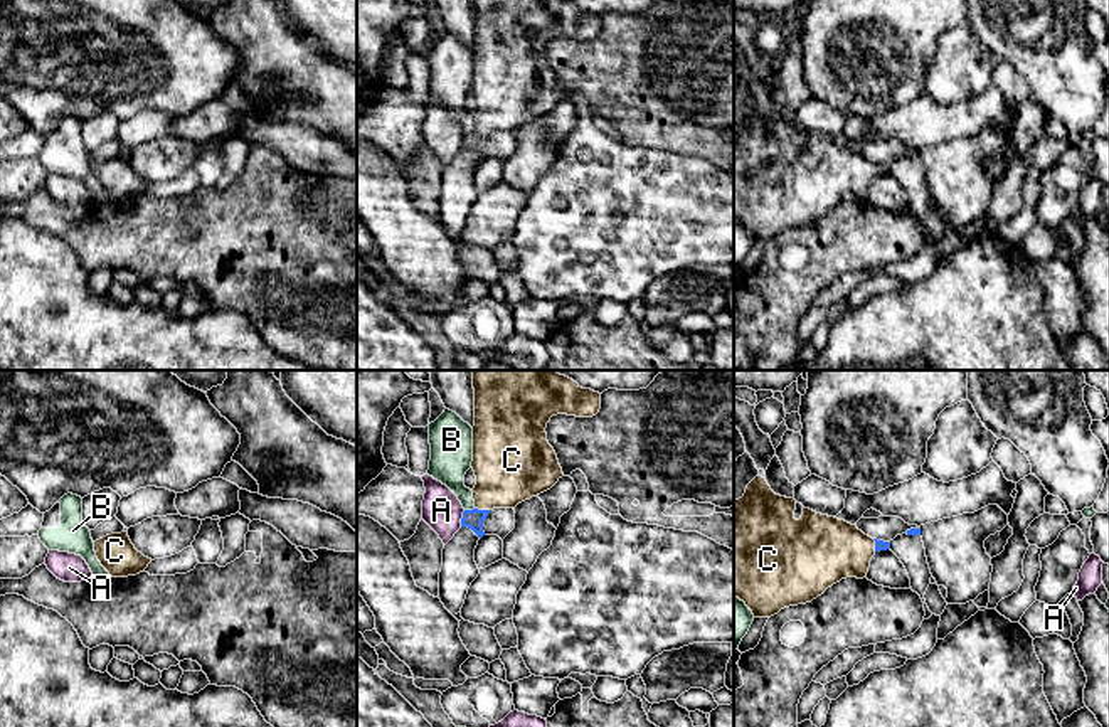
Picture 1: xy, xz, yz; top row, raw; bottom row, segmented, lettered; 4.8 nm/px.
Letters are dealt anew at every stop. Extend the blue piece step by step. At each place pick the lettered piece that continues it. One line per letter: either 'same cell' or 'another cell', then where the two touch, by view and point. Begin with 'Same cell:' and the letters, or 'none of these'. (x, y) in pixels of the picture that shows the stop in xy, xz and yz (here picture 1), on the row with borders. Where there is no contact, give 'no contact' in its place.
Same cell: C
A: another cell; meets blue in xz at (461, 519)
B: another cell; meets blue in xz at (468, 510)
C: same cell; meets blue in xz at (482, 510)

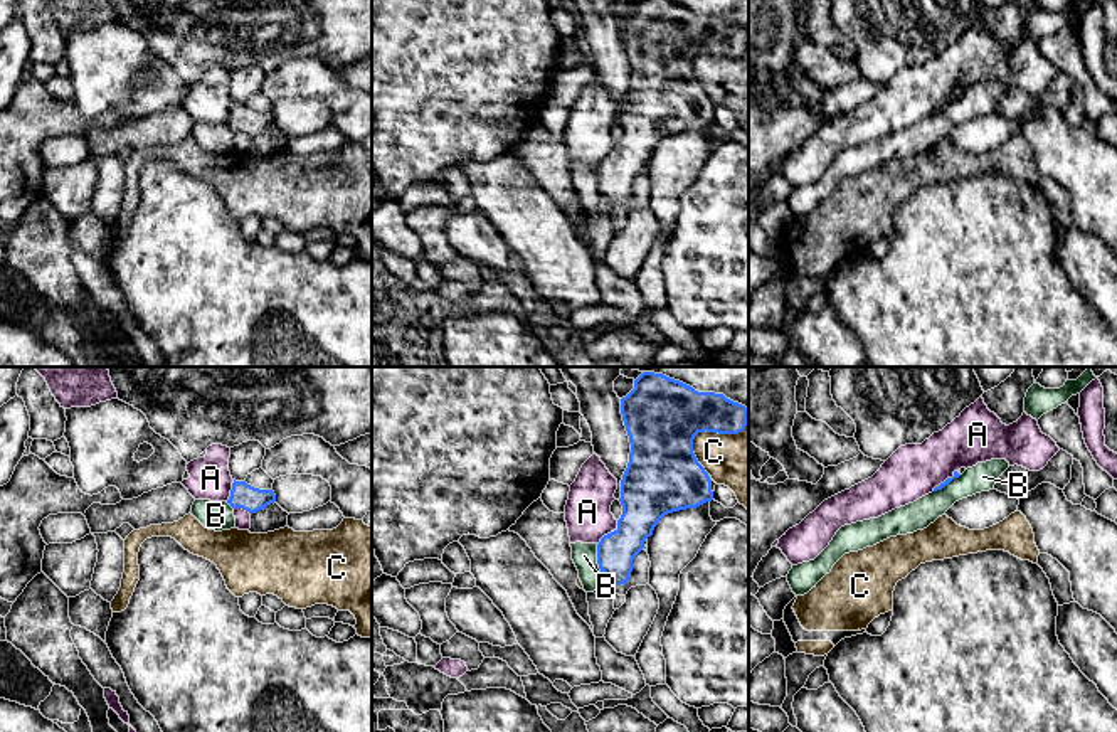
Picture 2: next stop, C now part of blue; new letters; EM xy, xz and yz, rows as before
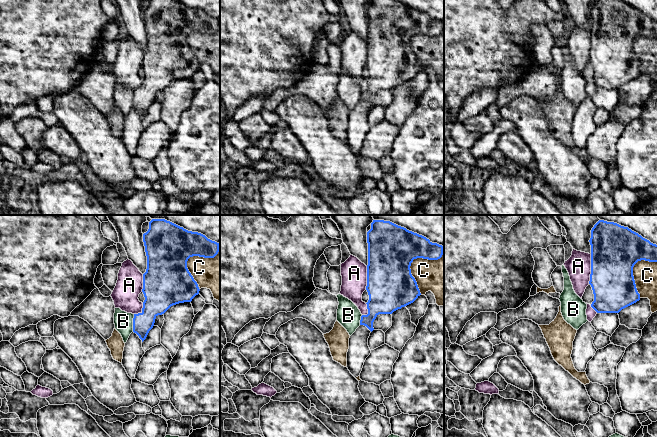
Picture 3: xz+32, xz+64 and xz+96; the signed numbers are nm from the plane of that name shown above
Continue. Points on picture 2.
Same cell: none of these
A: another cell; meets blue in xz at (611, 532)
B: another cell; meets blue in xz at (598, 557)
C: another cell; meets blue in xz at (710, 431)

